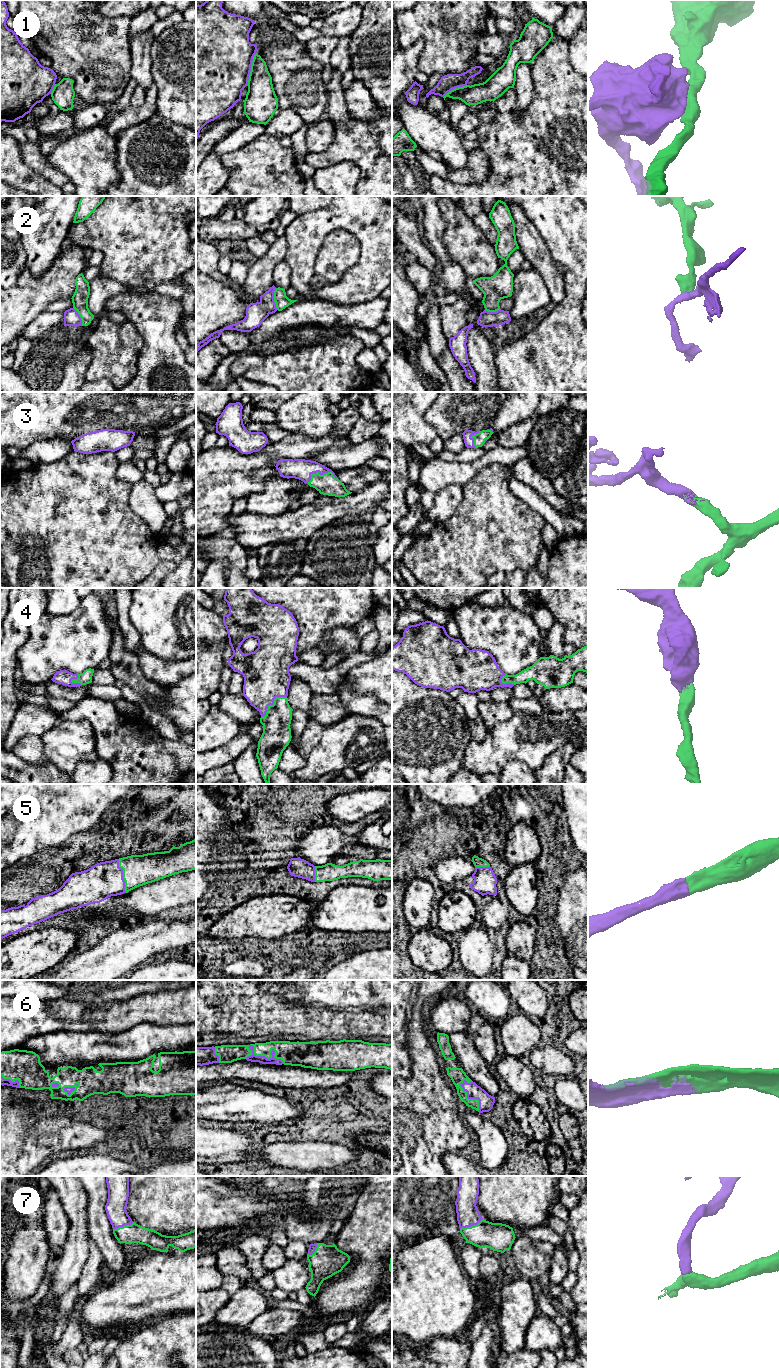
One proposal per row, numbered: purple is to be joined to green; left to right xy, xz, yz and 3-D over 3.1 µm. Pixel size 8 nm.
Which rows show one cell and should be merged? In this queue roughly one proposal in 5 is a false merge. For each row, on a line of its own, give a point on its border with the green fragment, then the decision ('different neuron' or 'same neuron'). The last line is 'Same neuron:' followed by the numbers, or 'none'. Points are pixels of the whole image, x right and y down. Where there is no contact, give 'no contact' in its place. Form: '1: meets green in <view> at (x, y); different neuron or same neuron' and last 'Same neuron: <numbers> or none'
1: meets green in xz at (251, 69); different neuron
2: meets green in xz at (274, 299); different neuron
3: meets green in xz at (319, 474); same neuron
4: meets green in xz at (273, 704); same neuron
5: meets green in xy at (123, 876); same neuron
6: meets green in xz at (266, 1057); same neuron
7: meets green in yz at (471, 1226); same neuron
Same neuron: 3, 4, 5, 6, 7

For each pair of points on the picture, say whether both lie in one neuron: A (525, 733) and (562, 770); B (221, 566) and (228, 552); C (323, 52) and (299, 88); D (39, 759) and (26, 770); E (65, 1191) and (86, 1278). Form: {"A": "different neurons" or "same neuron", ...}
{"A": "different neurons", "B": "different neurons", "C": "different neurons", "D": "different neurons", "E": "different neurons"}

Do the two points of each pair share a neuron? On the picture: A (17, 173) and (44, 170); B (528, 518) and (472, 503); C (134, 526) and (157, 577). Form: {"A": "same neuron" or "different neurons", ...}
{"A": "different neurons", "B": "same neuron", "C": "different neurons"}

